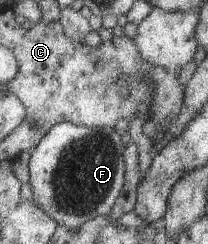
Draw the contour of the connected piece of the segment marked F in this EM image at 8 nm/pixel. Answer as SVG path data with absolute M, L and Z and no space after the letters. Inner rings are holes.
M58 123L33 150L30 184L34 204L49 212L60 226L81 228L99 216L109 216L126 184L126 147L115 128L90 128Z

